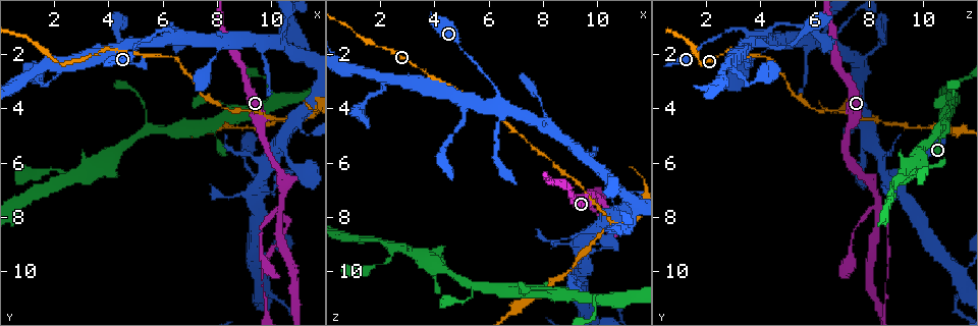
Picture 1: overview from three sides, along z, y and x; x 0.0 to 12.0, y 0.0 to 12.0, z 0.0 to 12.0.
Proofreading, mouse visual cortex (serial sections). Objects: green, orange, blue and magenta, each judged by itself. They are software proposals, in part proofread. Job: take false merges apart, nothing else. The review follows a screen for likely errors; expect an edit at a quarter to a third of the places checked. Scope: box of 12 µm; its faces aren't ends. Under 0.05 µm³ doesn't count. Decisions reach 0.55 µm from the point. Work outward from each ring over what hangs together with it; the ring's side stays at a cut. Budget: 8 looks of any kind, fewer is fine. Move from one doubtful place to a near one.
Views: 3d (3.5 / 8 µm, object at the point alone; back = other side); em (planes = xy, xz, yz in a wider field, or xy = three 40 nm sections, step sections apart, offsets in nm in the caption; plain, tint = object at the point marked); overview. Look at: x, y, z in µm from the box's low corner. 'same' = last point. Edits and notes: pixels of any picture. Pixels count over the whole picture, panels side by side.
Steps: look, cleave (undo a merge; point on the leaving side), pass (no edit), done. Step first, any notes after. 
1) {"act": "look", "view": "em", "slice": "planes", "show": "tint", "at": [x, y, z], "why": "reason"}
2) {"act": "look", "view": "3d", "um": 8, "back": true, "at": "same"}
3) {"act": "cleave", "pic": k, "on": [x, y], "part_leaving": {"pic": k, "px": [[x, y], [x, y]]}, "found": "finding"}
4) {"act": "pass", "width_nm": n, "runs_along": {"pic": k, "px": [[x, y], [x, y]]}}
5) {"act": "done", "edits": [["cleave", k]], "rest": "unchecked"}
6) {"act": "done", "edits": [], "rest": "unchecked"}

{"act": "look", "view": "3d", "um": 3.5, "at": [5.4, 4.9, 10.5], "why": "calibre changes"}

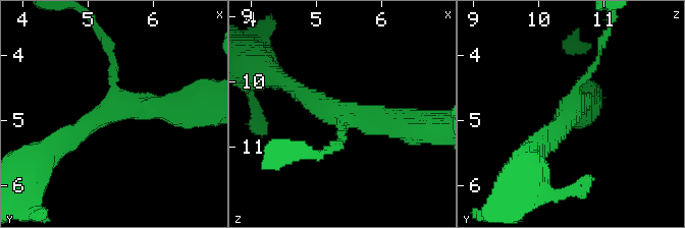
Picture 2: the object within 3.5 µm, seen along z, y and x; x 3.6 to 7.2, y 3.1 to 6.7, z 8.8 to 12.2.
{"act": "look", "view": "em", "slice": "xy", "step": 5, "show": "tint", "at": [5.40, 4.80, 10.50], "arms": 3, "arm_widths_nm": [100, 300, 350]}

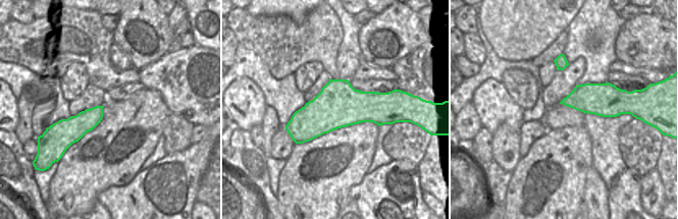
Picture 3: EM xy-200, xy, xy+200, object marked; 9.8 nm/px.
{"act": "pass", "found": "continuous, no second cell"}

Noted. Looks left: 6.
{"act": "look", "view": "3d", "um": 3.5, "back": true, "at": [10.3, 7.5, 8.3]}

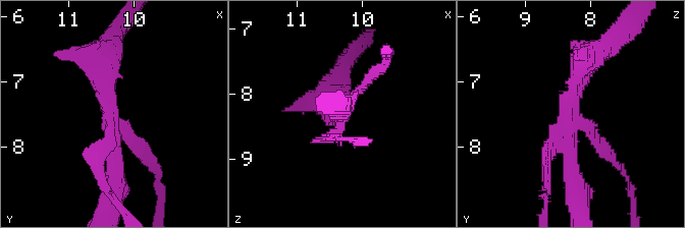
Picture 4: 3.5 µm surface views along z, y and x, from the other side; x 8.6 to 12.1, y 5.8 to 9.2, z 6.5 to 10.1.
{"act": "look", "view": "em", "slice": "xy", "step": 5, "show": "tint", "at": [10.40, 7.50, 8.35], "arms": 4, "arm_widths_nm": [150, 200, 200, 350], "why": "shape alone is not enough"}

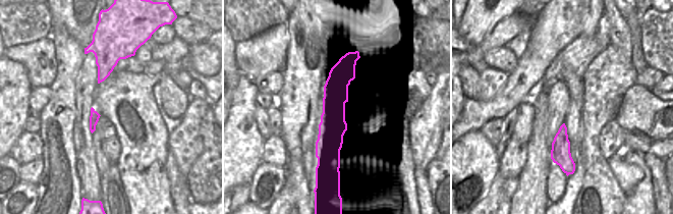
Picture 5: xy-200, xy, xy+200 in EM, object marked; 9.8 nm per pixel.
{"act": "cleave", "pic": 4, "on": [544, 195], "found": "a second cell is stuck on"}

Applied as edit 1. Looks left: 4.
{"act": "look", "view": "3d", "um": 8, "at": [10.1, 3.7, 10.9], "why": "two arms in line, one across"}

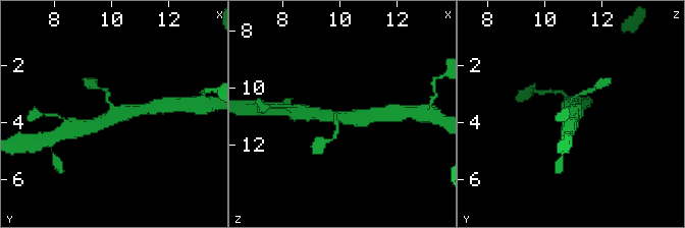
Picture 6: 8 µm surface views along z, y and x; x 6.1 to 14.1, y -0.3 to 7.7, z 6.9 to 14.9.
{"act": "look", "view": "em", "slice": "planes", "show": "tint", "at": [10.1, 3.8, 11.0], "arms": 3, "arm_widths_nm": [150, 400, 450], "why": "now the EM"}

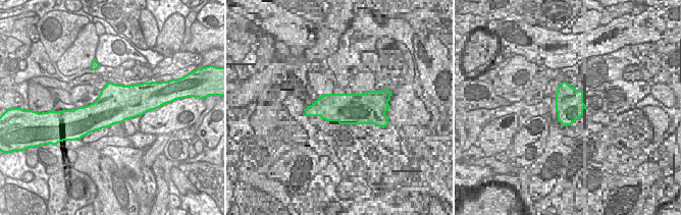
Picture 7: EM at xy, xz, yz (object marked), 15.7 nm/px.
{"act": "pass", "runs_along": {"pic": 6, "px": [[85, 126], [141, 109]]}, "found": "continuous, no second cell"}

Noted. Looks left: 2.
{"act": "look", "view": "3d", "um": 3.5, "at": [6.4, 1.3, 3.9], "why": "four or more arms meet"}

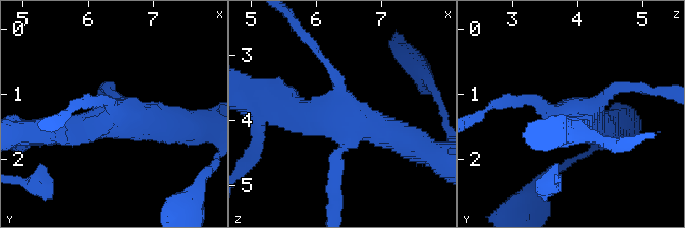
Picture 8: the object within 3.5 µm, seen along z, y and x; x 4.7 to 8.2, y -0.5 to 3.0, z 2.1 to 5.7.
{"act": "look", "view": "em", "slice": "xy", "step": 2, "show": "tint", "at": [6.40, 1.35, 3.80], "arms": 4, "arm_widths_nm": [100, 200, 400, 500]}

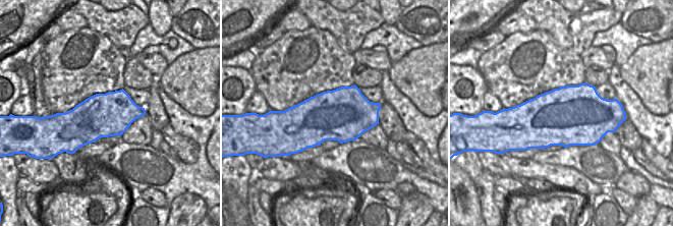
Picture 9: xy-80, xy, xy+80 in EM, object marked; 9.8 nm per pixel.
{"act": "pass", "found": "continuous, no second cell"}

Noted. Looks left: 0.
{"act": "done", "edits": [["cleave", 4]], "rest": "unchecked"}

